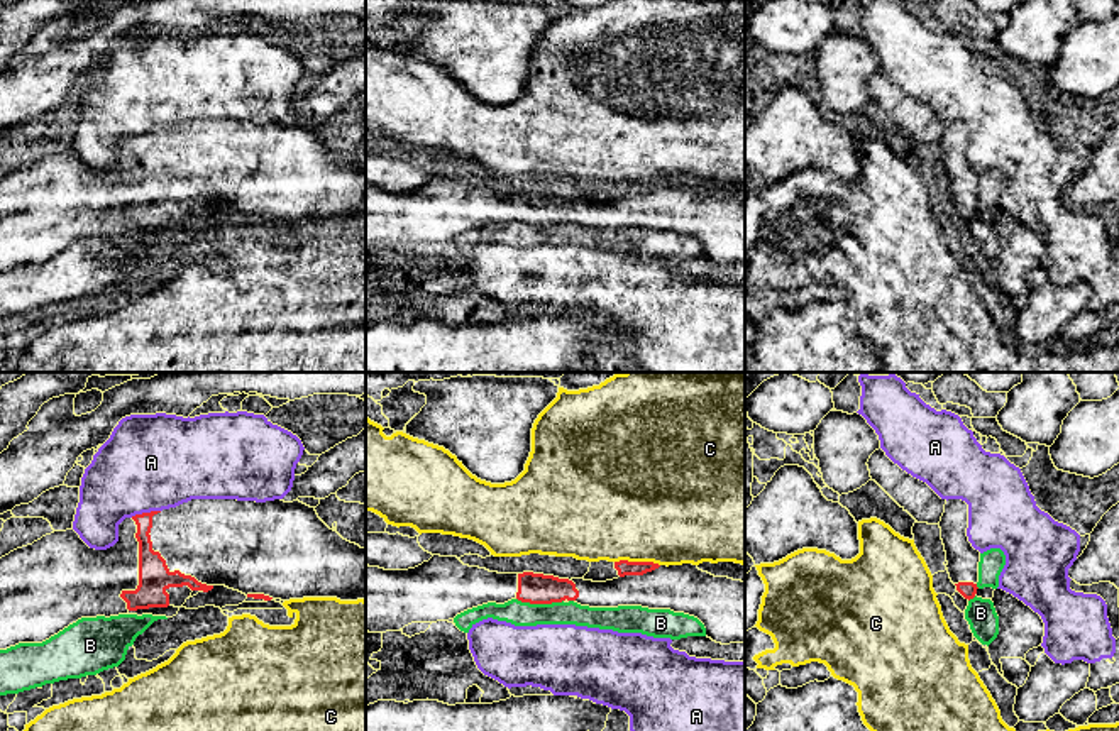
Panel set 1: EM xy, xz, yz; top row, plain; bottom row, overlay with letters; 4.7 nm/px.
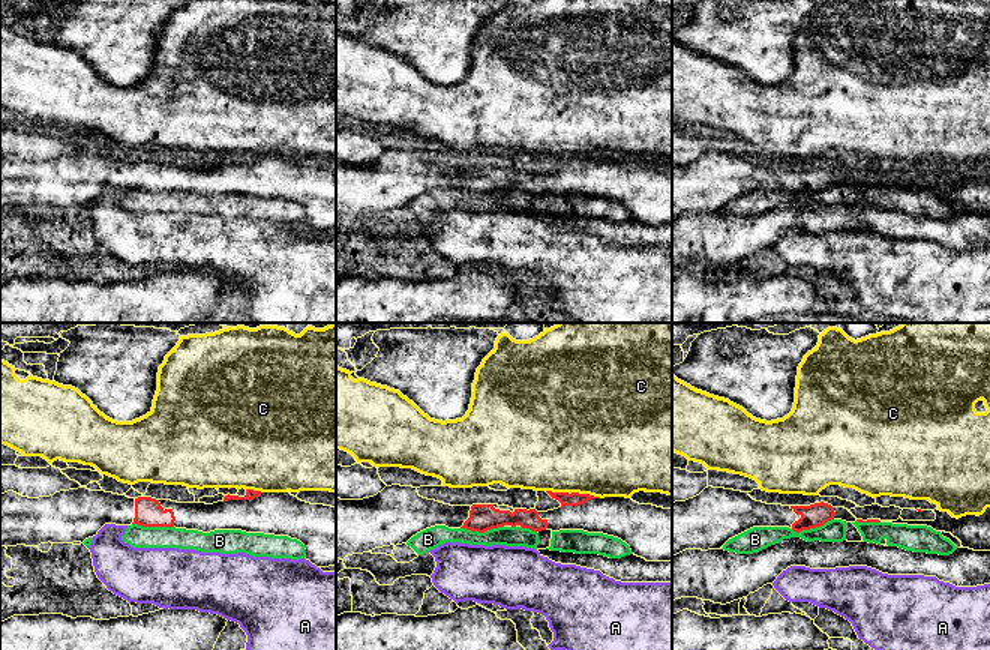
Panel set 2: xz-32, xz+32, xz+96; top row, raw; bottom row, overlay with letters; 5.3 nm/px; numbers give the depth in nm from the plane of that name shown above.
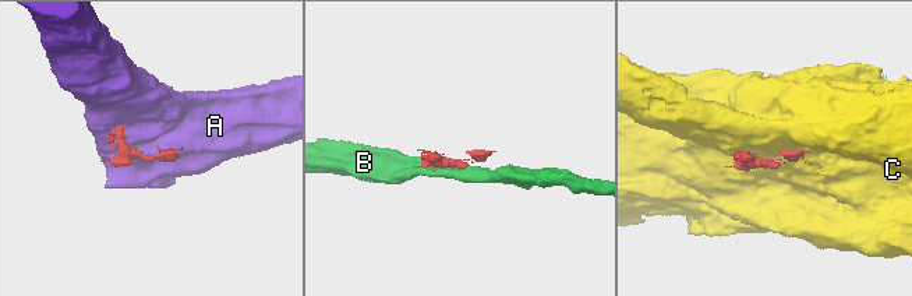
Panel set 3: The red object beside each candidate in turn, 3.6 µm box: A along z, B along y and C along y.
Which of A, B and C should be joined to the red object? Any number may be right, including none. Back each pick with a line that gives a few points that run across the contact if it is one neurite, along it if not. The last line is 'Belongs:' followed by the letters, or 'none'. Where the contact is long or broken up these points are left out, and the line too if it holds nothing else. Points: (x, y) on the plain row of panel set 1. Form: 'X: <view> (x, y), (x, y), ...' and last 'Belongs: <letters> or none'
Belongs: none

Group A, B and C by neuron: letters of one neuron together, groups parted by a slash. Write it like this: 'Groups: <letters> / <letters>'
Groups: A / B / C

